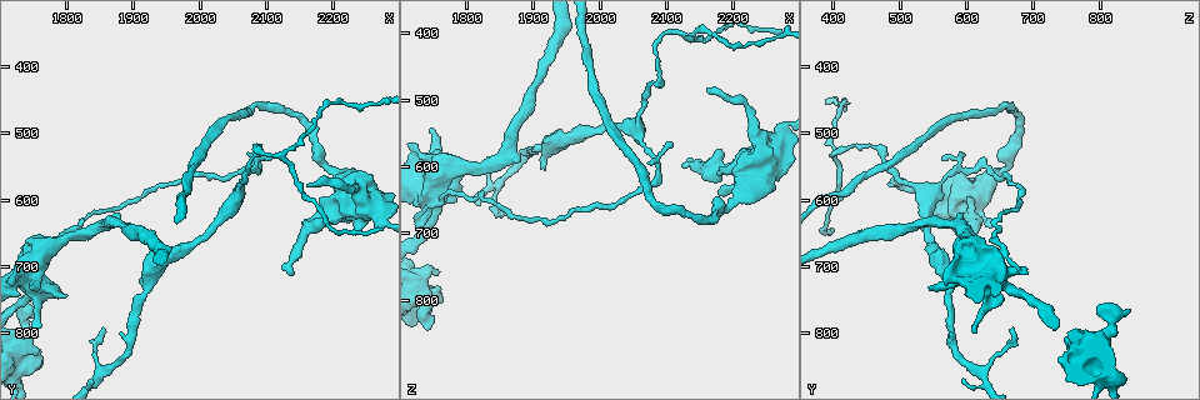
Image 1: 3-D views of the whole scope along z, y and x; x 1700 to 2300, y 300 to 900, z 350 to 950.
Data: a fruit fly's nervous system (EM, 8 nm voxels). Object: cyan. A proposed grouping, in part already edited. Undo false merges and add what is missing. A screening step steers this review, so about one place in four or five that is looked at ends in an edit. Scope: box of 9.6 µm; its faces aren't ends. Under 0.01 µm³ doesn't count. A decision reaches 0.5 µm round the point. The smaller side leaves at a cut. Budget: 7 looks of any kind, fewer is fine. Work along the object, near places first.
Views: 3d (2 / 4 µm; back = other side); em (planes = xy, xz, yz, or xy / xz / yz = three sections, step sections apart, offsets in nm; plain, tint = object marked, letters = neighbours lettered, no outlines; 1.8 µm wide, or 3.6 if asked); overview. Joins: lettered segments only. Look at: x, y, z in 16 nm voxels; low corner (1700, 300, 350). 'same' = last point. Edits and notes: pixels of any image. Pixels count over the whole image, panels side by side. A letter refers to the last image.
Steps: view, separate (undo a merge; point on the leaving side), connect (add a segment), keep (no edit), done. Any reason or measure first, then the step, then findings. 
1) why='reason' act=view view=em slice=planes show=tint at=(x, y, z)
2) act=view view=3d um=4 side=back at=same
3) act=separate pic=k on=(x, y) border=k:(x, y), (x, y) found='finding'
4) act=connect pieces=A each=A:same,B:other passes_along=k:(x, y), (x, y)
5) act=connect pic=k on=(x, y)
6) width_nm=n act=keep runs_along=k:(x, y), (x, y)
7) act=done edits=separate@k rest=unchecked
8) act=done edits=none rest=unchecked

why='an open end' act=view view=em slice=yz step=16 show=tint at=(1750, 760, 800)

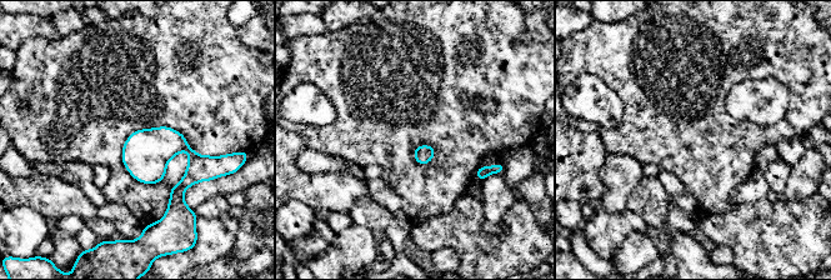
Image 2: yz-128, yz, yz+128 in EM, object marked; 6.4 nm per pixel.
why='cut it another way' act=view view=em slice=xy step=16 show=letters at=same

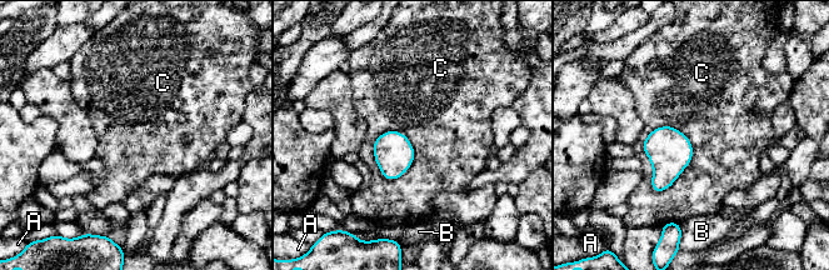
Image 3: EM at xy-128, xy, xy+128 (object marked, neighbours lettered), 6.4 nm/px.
act=keep each=A:other,B:other,C:other border=3:(672, 125), (692, 161), (655, 193) found='none of them fits'

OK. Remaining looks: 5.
why='an open end' act=view view=em slice=yz step=8 show=letters at=(1855, 795, 665)

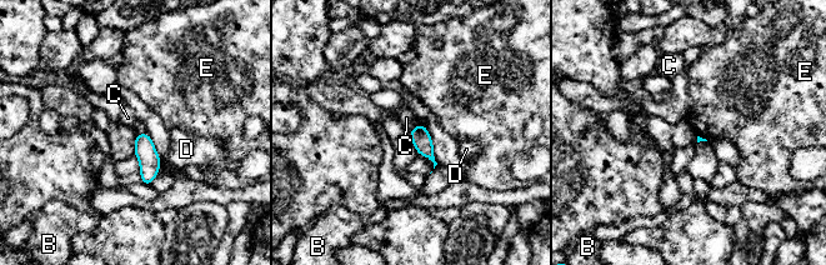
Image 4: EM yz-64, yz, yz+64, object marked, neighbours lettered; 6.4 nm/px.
act=view view=em slice=planes show=letters at=same

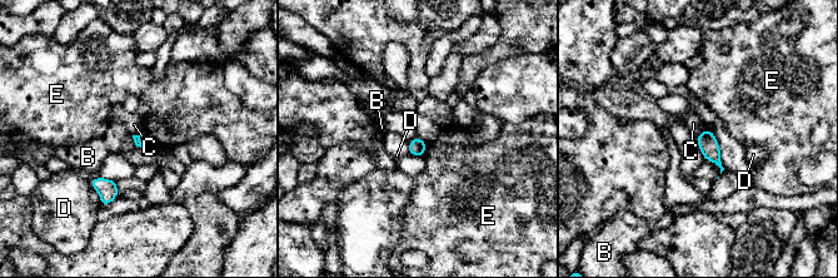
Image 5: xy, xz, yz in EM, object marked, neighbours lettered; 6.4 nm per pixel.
act=keep each=B:other,C:other,D:other,E:other border=5:(707, 128), (697, 137) found='no lettered segment goes on from it'

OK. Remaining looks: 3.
why='sharp bend' act=view view=em slice=planes show=tint at=(2085, 525, 475)

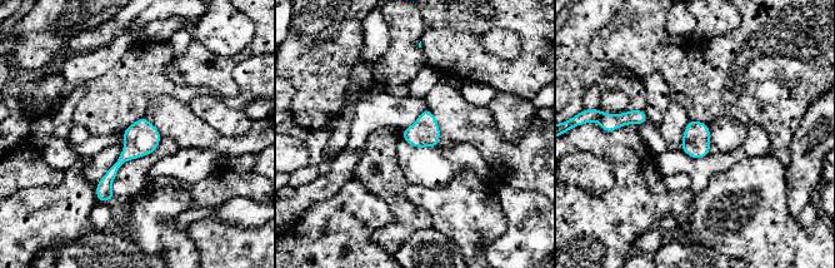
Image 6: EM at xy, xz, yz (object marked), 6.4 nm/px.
why='what lies round it' act=view view=em slice=planes show=letters at=same

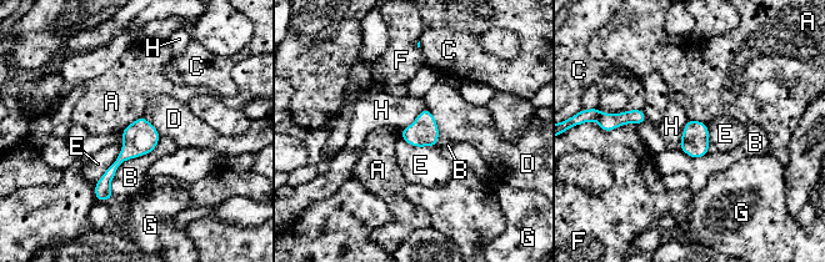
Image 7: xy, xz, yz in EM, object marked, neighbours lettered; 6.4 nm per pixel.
width_nm=180 act=keep each=A:other,B:other,C:other,D:other,E:other,F:other,G:other,H:other found='one neuron here'

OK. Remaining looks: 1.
act=done edits=none rest=unchecked

